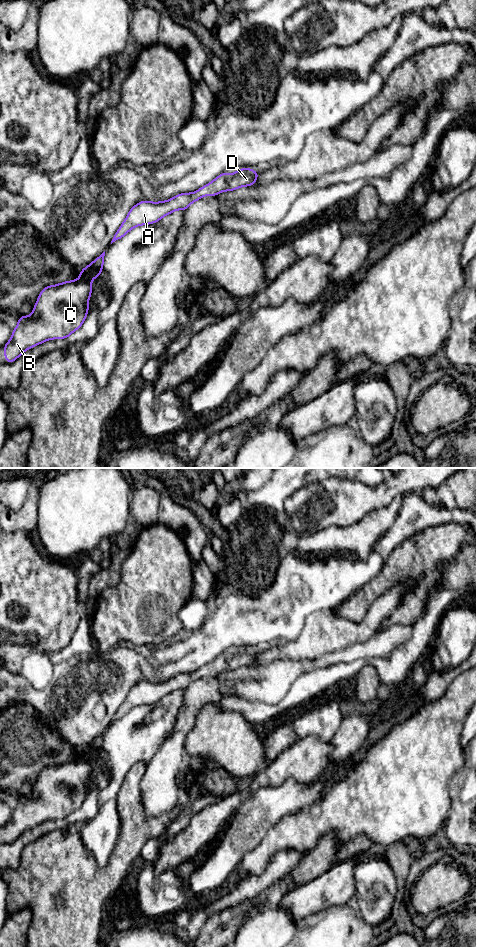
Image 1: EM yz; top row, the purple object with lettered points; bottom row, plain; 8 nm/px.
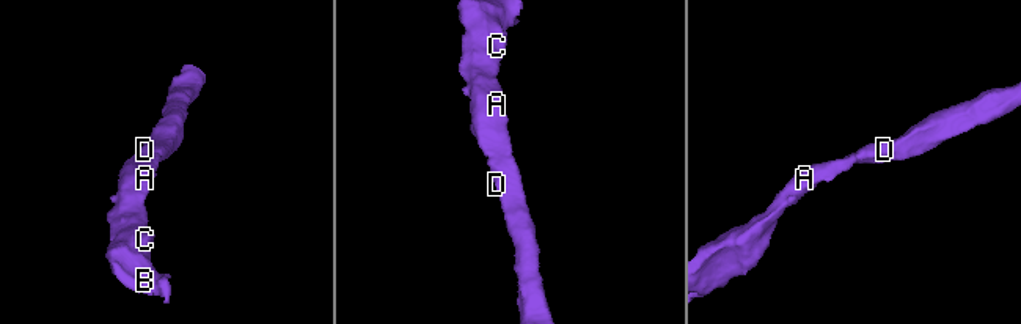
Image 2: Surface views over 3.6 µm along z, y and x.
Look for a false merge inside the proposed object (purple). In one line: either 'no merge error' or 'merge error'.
no merge error

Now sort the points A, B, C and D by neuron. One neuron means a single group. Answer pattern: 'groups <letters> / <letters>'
groups A B C D

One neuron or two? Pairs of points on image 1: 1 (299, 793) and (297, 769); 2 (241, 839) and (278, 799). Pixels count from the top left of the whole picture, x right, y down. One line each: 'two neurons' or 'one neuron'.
1: two neurons
2: one neuron

